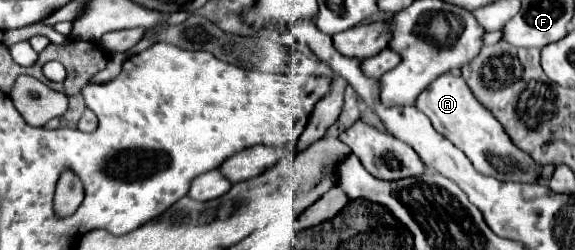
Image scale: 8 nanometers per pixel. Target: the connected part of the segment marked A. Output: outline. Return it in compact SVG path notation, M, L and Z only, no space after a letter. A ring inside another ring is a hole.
M452 73L440 75L434 83L430 83L426 91L422 91L422 95L416 99L416 107L424 115L428 115L434 129L438 129L460 151L464 151L464 155L474 163L474 167L478 167L478 171L502 181L544 183L540 181L538 163L512 143L500 121L474 97L462 77L454 77Z

